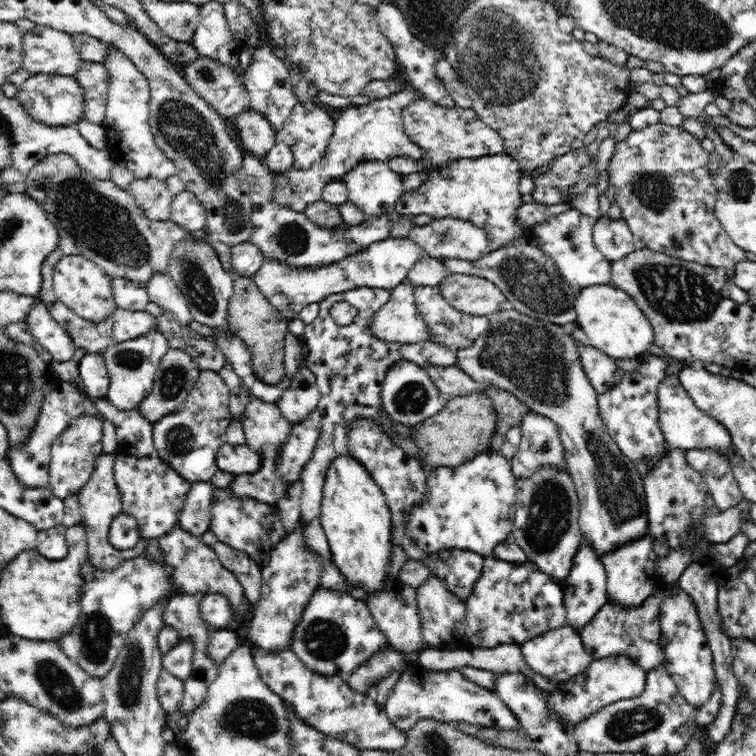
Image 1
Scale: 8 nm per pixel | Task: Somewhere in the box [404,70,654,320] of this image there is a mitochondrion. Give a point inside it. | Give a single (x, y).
(533, 283)

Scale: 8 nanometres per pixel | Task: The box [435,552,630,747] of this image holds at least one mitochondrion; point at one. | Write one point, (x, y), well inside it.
(483, 710)

